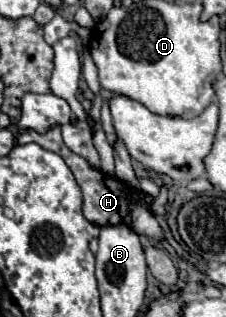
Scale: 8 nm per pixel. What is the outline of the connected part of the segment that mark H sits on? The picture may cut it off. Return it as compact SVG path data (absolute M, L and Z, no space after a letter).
M53 127L53 129L47 131L45 135L41 135L41 133L33 131L33 129L21 129L21 131L19 131L19 143L21 143L21 145L23 145L23 143L37 143L37 145L41 145L43 149L53 151L53 153L57 153L57 155L61 155L61 157L65 159L65 163L67 163L69 169L73 171L73 175L75 175L81 191L83 191L83 215L85 215L87 221L91 221L91 223L97 225L97 227L105 227L105 225L129 225L129 223L131 223L131 209L129 209L129 207L131 207L133 201L145 203L147 209L151 209L151 213L155 213L155 215L159 215L159 217L165 215L165 205L167 205L167 187L165 187L165 185L159 187L159 195L157 195L157 197L153 197L153 195L149 195L149 193L143 193L143 191L131 193L133 189L131 189L125 181L119 181L119 179L113 179L113 177L105 175L103 171L99 171L99 169L95 169L93 165L89 165L87 159L83 159L81 155L73 153L73 151L63 143L63 139L61 139L61 129L59 129L59 127Z

